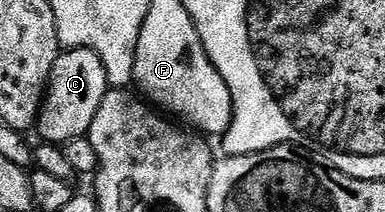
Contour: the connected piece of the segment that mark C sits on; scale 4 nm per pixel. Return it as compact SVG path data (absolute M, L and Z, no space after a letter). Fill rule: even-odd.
M72 48L60 51L59 57L55 60L55 65L51 71L51 79L47 81L47 90L43 98L43 107L39 110L37 121L37 133L39 140L48 144L62 146L87 135L87 131L93 126L93 118L97 118L97 110L101 107L101 102L109 90L105 66L93 50L84 48Z

